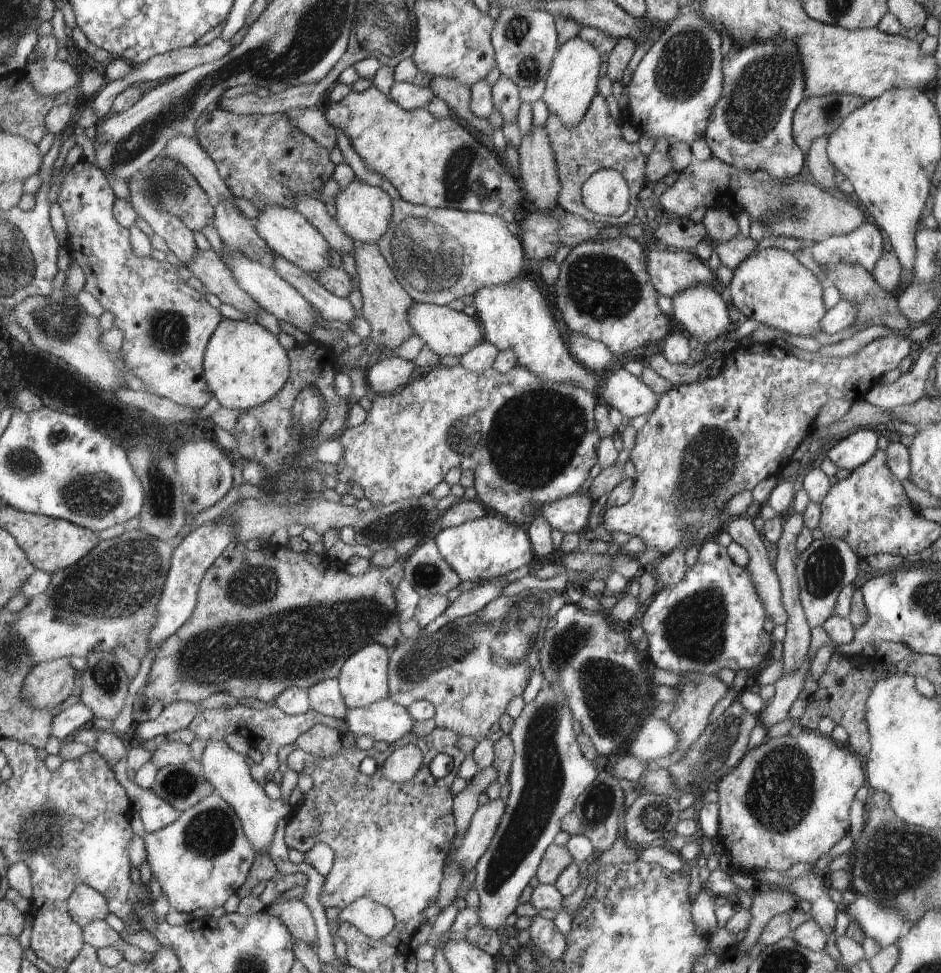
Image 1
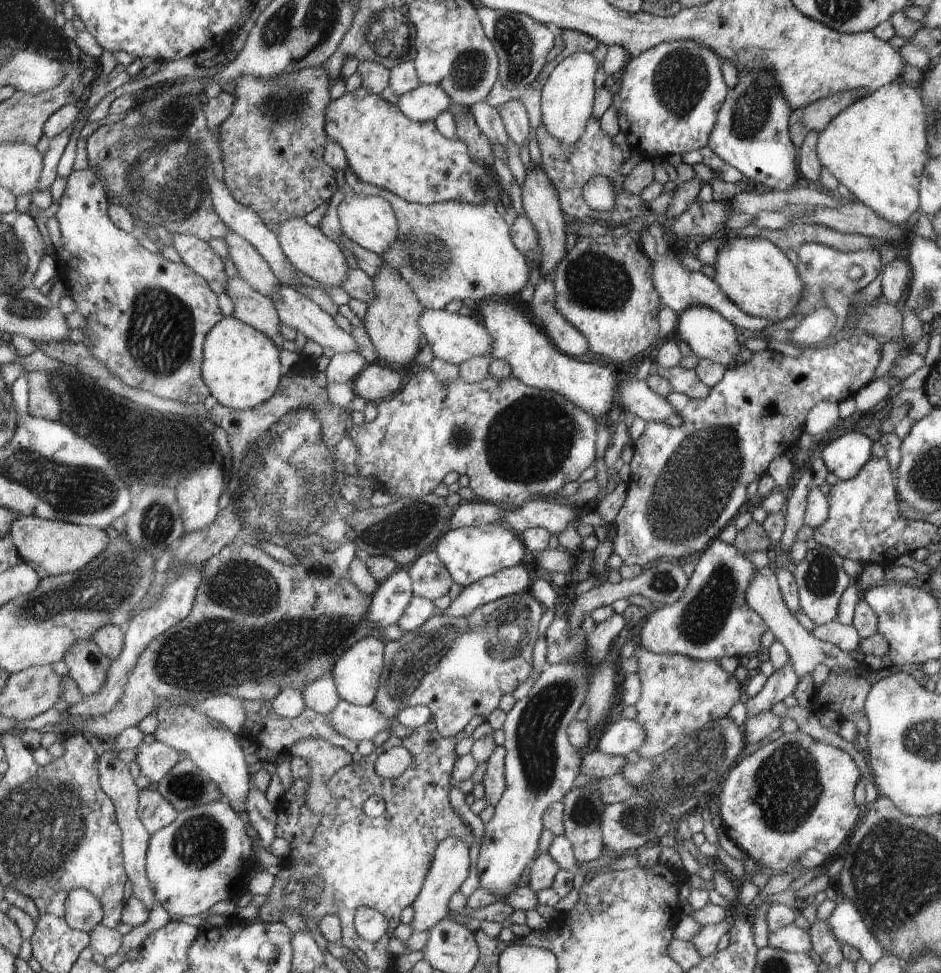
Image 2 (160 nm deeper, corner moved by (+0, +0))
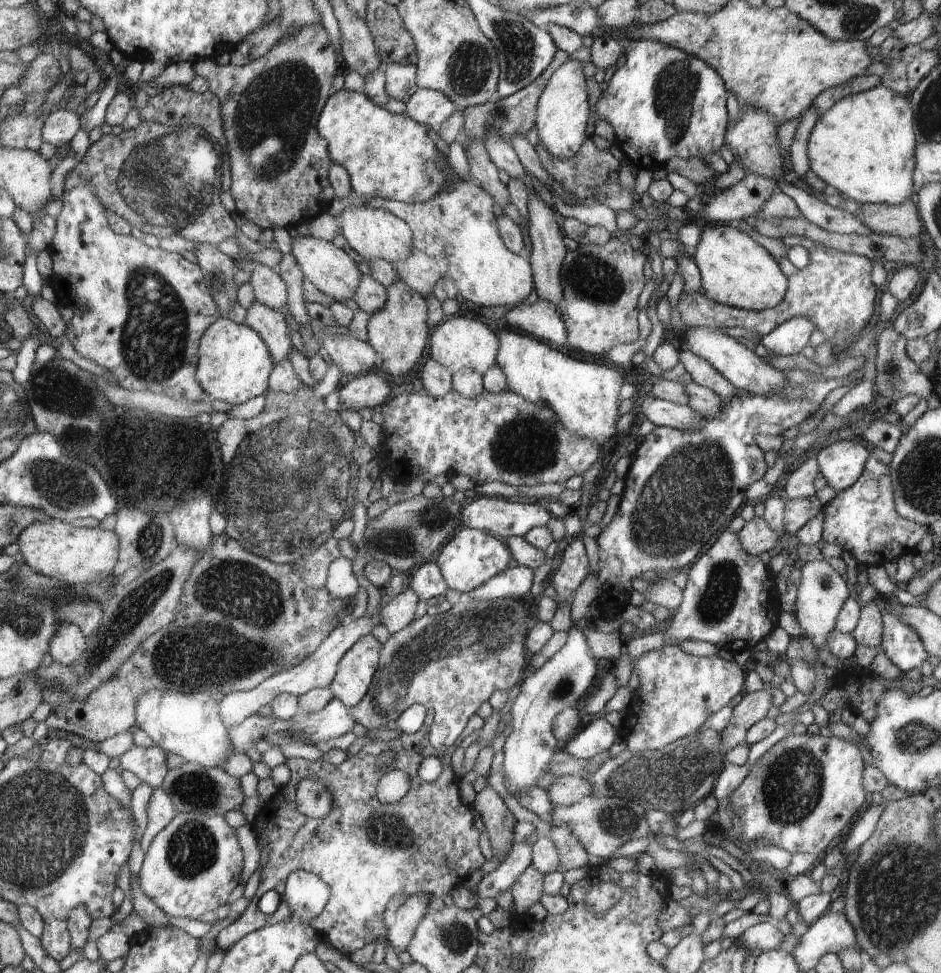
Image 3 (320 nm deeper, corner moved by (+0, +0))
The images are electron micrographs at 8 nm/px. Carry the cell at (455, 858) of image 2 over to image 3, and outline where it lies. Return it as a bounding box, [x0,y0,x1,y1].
[386,893,431,952]

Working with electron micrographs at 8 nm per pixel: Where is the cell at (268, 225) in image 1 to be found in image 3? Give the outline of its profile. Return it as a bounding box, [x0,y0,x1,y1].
[291,233,362,303]

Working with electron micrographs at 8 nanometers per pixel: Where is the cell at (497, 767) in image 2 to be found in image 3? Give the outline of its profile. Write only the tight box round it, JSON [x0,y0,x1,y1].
[471,786,516,863]

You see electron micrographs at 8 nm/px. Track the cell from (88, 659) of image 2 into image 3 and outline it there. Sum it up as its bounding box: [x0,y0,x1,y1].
[49,621,87,665]

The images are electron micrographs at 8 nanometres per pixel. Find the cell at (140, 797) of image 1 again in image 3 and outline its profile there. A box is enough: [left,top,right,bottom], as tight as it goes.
[140,787,177,851]

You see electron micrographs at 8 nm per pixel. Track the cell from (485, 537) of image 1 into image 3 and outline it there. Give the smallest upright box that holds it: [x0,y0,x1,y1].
[433,526,513,597]

